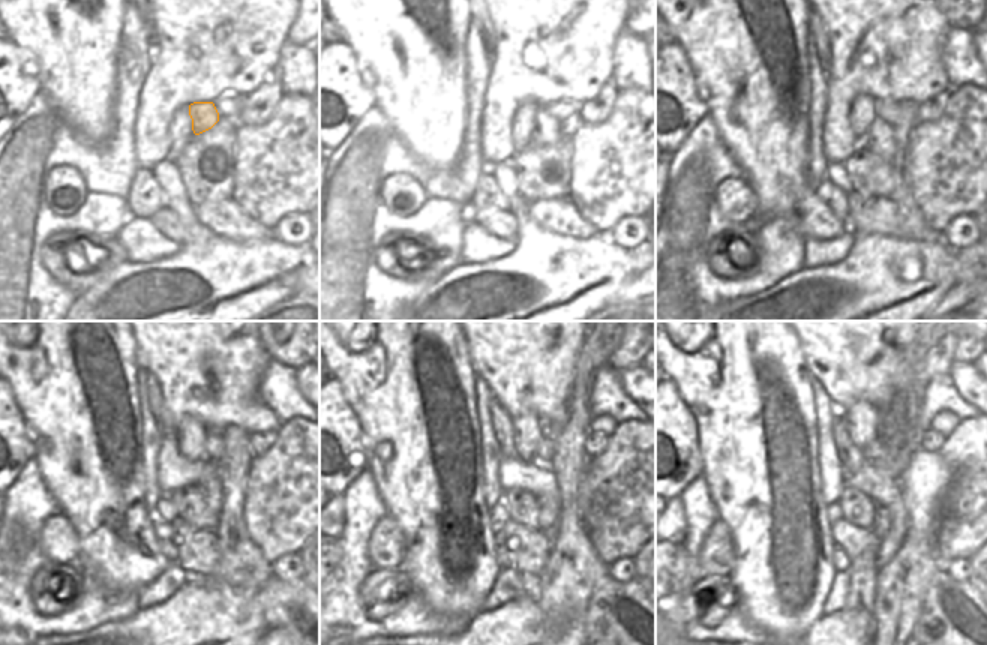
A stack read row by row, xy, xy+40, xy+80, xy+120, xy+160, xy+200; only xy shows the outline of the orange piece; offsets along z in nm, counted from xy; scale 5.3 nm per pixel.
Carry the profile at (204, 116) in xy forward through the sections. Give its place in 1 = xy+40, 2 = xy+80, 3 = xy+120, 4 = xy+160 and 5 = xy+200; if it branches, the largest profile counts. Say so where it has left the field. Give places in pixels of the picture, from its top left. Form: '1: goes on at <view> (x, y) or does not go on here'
1: goes on at xy+40 (548, 131)
2: goes on at xy+80 (881, 140)
3: goes on at xy+120 (210, 485)
4: goes on at xy+160 (549, 512)
5: goes on at xy+200 (882, 521)

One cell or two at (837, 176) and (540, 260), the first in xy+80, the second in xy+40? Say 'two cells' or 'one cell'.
one cell

